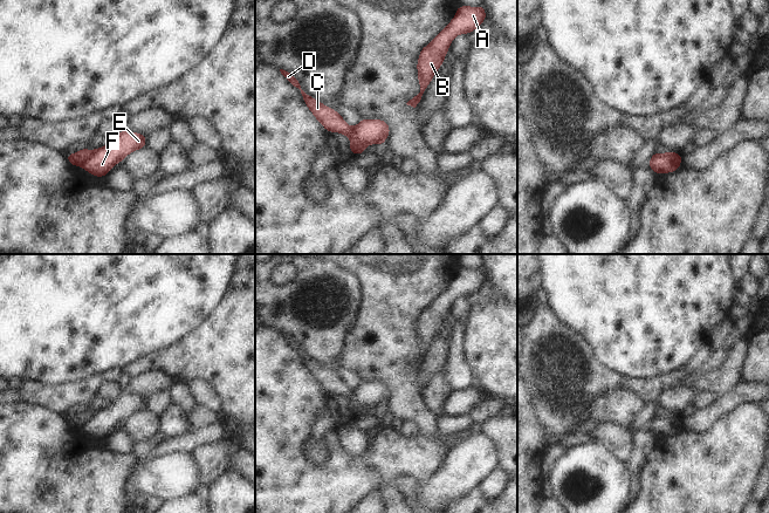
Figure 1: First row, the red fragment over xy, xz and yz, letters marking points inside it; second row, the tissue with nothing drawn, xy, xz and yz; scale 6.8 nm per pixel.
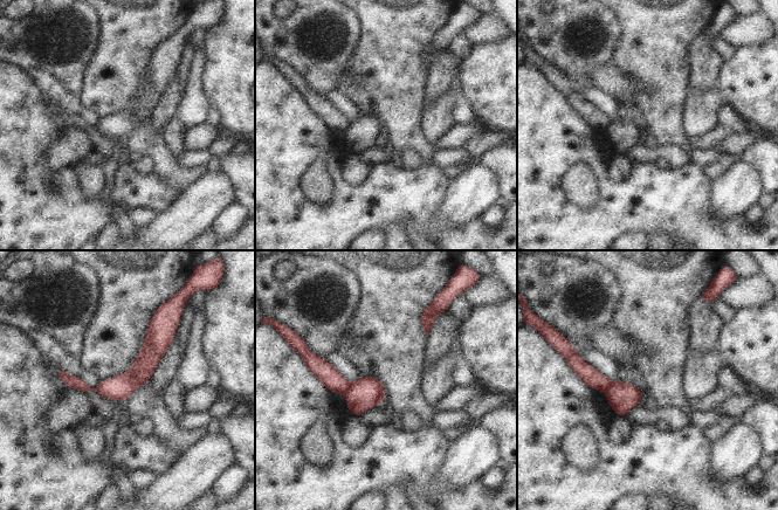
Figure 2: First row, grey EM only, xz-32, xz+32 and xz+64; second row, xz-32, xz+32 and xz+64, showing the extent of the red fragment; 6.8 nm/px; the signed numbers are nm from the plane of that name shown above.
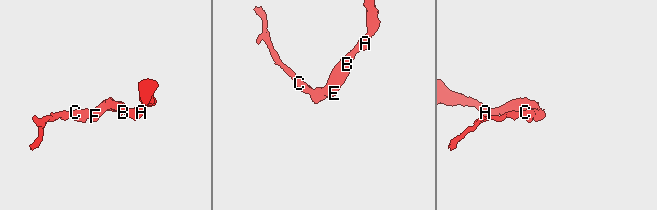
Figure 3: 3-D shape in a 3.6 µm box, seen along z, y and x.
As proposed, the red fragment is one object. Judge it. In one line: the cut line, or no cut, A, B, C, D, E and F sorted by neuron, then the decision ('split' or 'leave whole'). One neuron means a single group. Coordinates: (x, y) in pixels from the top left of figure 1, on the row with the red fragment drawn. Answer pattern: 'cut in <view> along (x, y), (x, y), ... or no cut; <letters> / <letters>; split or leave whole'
cut in xz along (351, 128), (351, 137), (355, 143); A B E F / C D; split

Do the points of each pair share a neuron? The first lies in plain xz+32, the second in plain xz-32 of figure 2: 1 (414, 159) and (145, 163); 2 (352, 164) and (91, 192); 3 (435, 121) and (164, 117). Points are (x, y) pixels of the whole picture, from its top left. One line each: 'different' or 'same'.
1: same
2: same
3: different

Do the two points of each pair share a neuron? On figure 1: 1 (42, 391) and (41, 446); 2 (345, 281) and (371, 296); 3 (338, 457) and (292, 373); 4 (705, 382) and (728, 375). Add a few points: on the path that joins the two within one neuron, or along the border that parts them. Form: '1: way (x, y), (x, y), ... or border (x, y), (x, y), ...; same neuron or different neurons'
1: border (21, 399), (35, 405), (43, 405), (63, 416); different neurons
2: border (344, 268), (354, 274), (362, 294), (355, 317); different neurons
3: way (307, 469), (292, 453), (292, 404); same neuron
4: way (711, 382), (722, 380); same neuron

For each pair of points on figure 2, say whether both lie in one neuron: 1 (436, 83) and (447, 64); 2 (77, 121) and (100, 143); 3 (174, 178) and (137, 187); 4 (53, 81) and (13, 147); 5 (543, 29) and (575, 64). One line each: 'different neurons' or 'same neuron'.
1: same neuron
2: same neuron
3: different neurons
4: different neurons
5: same neuron

